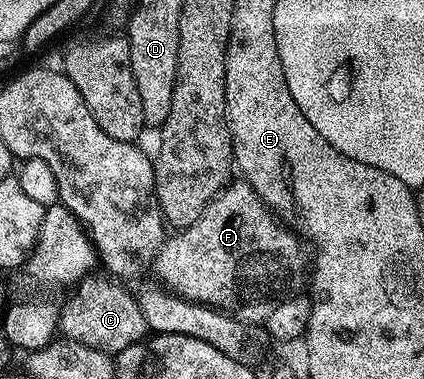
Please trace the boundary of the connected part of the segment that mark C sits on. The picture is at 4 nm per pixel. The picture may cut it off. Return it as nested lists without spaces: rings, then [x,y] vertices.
[[[97,274],[86,275],[68,292],[69,300],[61,307],[60,334],[79,345],[87,345],[104,355],[115,357],[123,349],[140,343],[150,334],[150,329],[143,317],[143,309],[139,309],[137,304],[137,295],[129,292],[125,288],[128,286],[122,285],[116,278]]]

